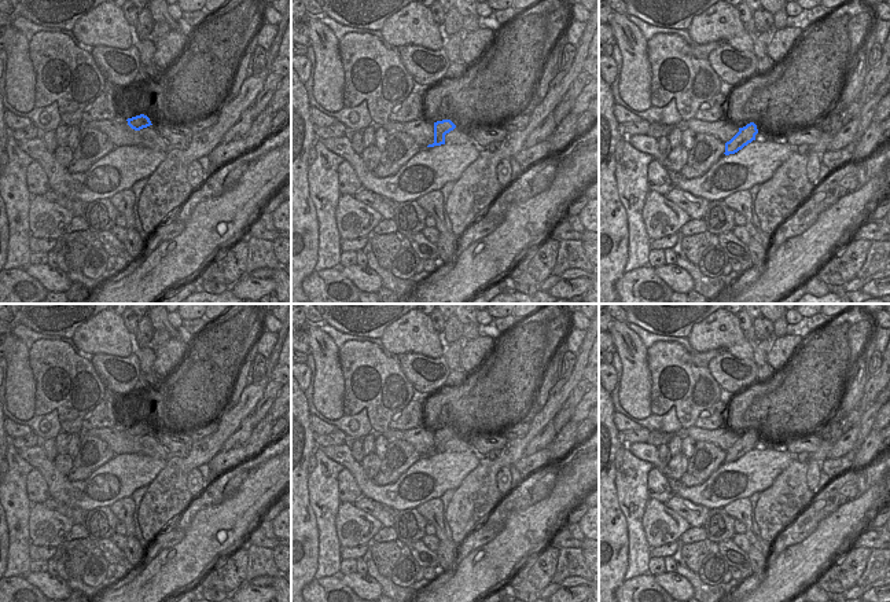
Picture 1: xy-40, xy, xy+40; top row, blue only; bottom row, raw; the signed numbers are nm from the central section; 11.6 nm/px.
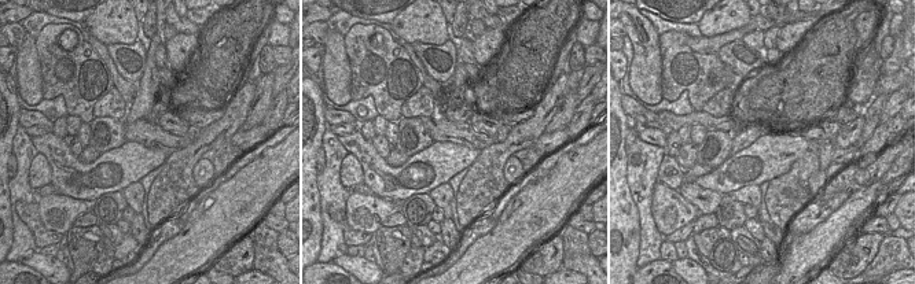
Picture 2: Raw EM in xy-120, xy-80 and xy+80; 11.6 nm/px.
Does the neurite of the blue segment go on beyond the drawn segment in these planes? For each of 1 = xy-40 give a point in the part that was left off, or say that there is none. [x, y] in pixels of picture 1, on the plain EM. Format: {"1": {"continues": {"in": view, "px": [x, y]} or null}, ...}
{"1": {"continues": null}}

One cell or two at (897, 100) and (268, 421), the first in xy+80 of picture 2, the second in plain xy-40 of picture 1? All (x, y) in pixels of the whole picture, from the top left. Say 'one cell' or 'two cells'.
two cells

